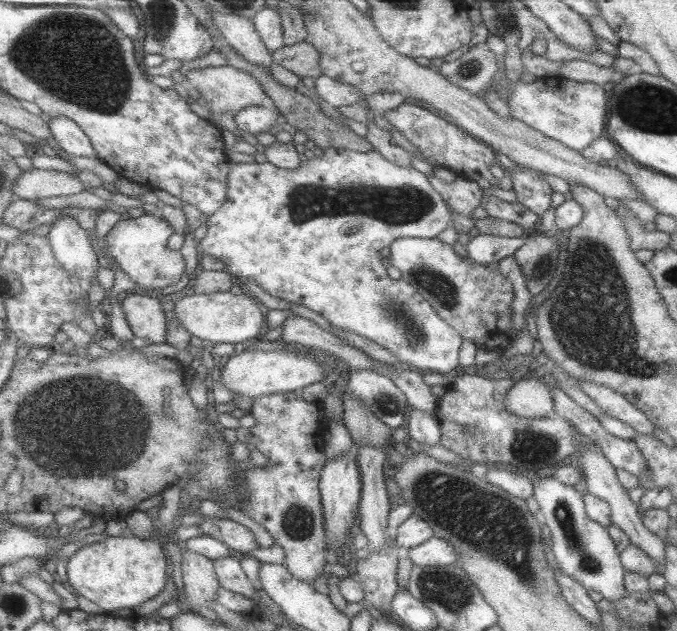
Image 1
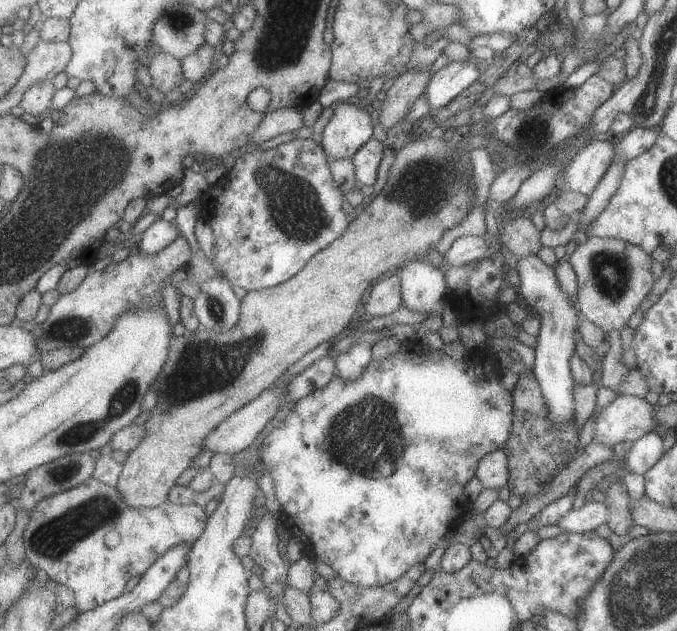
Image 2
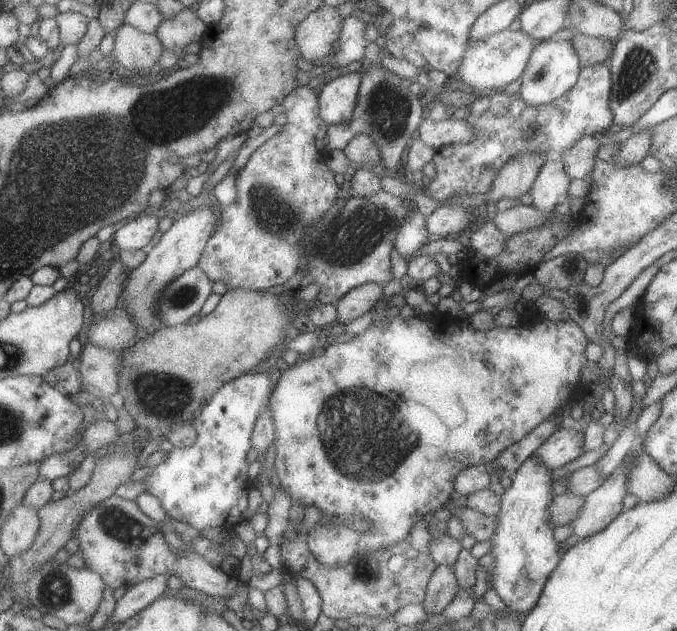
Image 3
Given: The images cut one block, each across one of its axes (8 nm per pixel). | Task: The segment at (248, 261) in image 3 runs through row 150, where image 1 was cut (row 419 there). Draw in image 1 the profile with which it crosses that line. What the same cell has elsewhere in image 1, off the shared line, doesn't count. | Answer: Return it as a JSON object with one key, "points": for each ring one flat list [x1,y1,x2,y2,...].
{"points":[[301,391,287,392,287,393,276,393,273,395,261,396,254,401,252,406,251,415,256,420,256,423,250,428,252,435,252,441,250,445,257,448,266,458,269,466,257,466,251,470,246,470,245,478,242,482,244,484,244,490,241,491,241,496,236,501,236,507,238,507,244,514,247,514,252,520,262,525,267,530,274,540,274,544,282,547,286,553,284,564,285,566,297,577,309,584,313,585,313,580,317,576,325,576,323,573,323,566,325,566,326,552,327,552,327,528,326,528,326,515,324,512,324,506,322,503,322,492,320,483,322,480,323,469,326,468,329,458,326,454,325,439,326,439,326,423,328,422,327,417,323,413,325,411,323,402,314,401,307,402,303,398]]}

